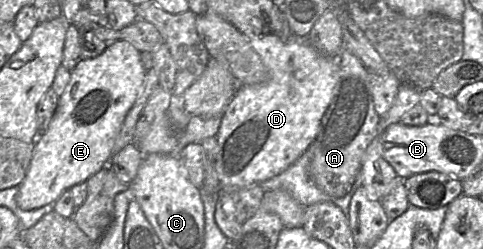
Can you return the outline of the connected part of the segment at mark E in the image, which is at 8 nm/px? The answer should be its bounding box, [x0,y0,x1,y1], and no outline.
[16,40,145,210]

